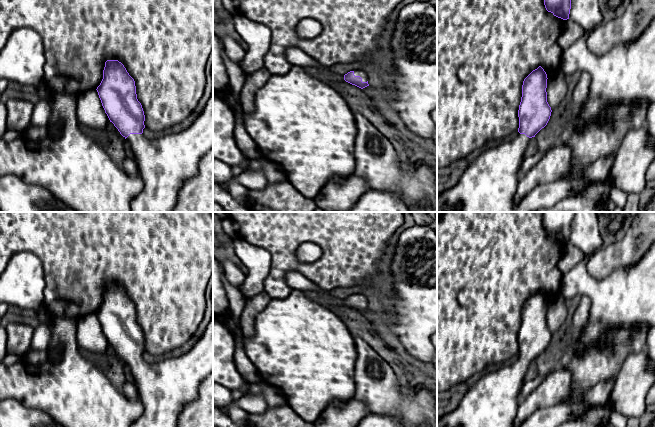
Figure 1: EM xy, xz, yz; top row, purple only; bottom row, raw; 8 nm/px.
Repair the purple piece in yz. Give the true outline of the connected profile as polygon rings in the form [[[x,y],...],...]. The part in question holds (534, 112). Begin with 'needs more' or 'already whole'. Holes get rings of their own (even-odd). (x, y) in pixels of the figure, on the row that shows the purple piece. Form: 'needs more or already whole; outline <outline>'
needs more; outline [[[539,66],[523,81],[522,97],[518,110],[518,136],[513,140],[503,140],[496,147],[482,152],[466,168],[458,183],[437,195],[437,212],[536,212],[554,206],[560,200],[578,196],[587,187],[581,180],[559,180],[536,186],[519,202],[514,201],[517,192],[518,171],[525,158],[525,151],[532,137],[544,128],[551,116],[547,102],[547,74]]]

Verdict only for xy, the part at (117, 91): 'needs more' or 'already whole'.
needs more

